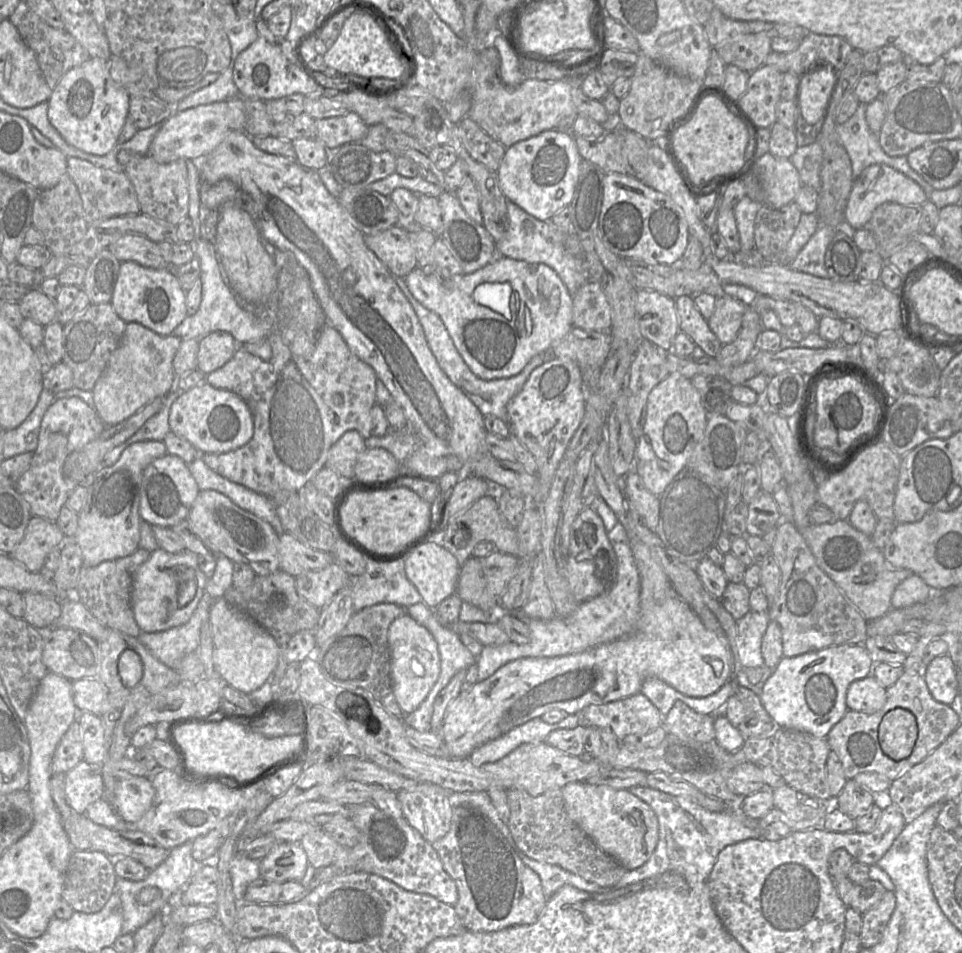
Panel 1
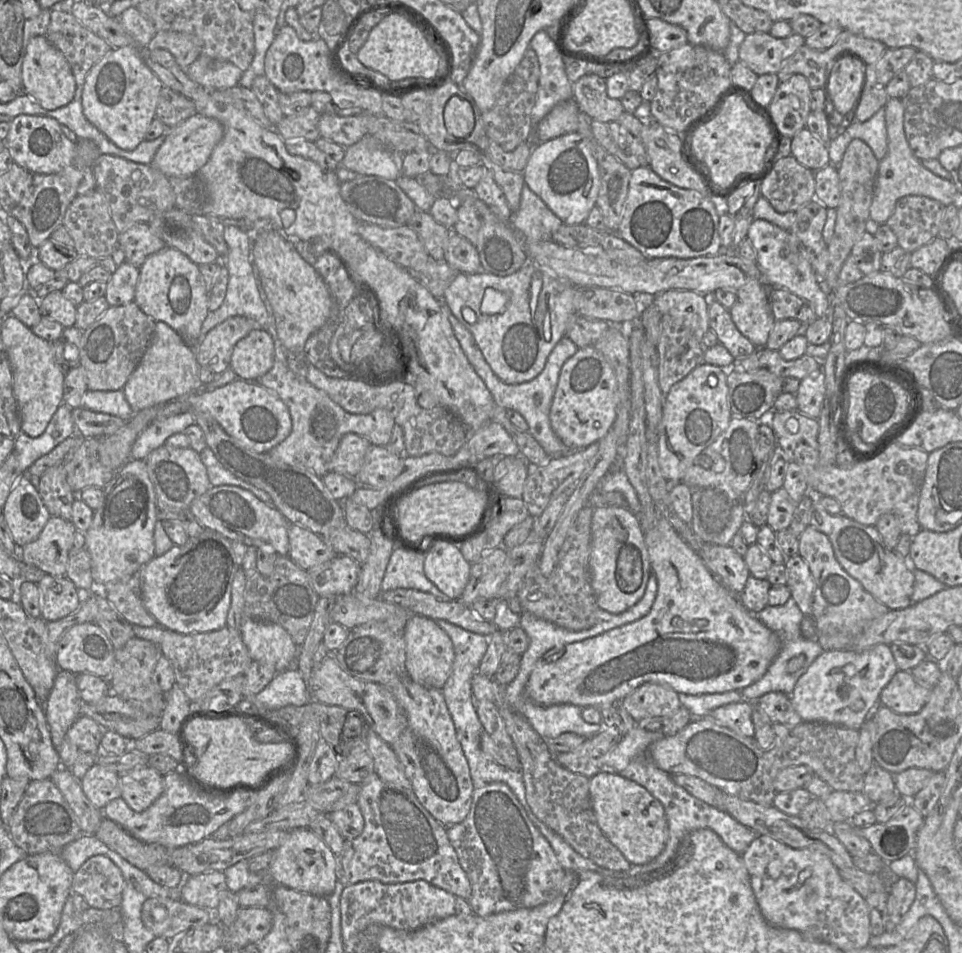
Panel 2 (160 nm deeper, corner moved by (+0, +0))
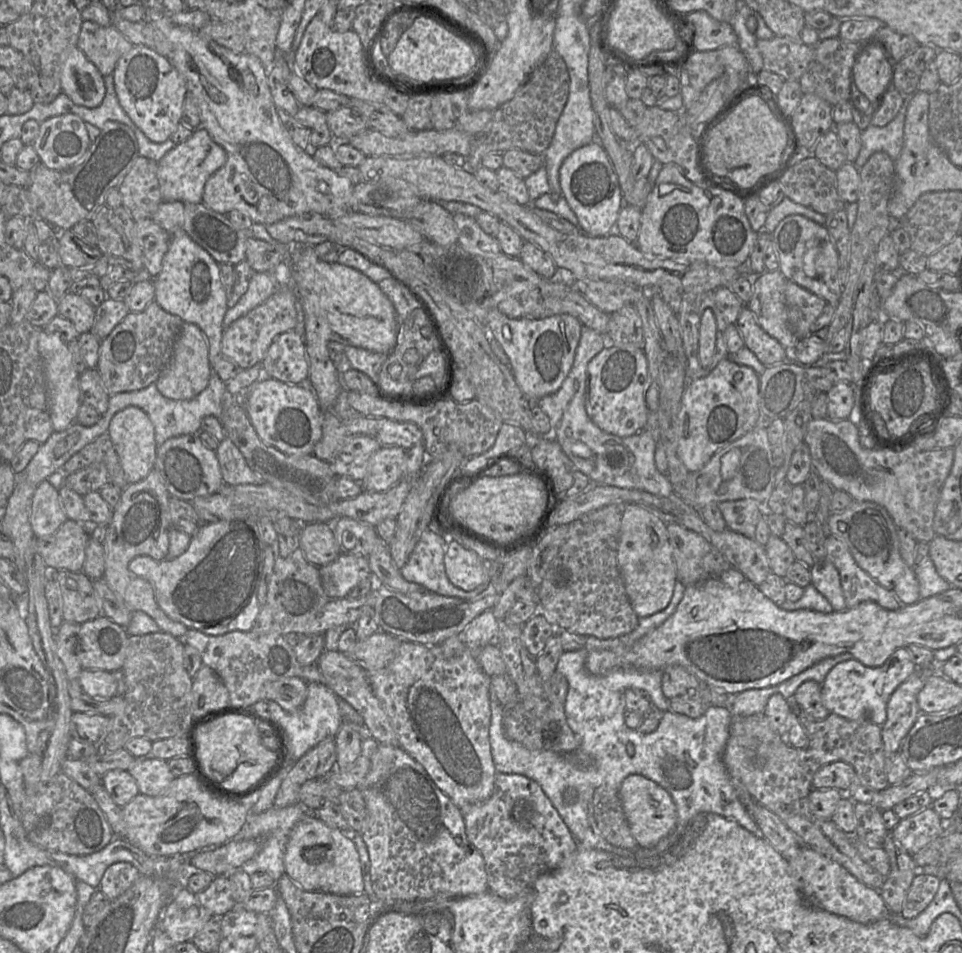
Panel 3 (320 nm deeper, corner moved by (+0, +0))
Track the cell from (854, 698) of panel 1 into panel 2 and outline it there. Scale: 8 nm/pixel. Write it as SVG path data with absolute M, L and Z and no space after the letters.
M898 671L880 694L879 704L900 714L915 714L928 702L930 687L919 685L910 671Z

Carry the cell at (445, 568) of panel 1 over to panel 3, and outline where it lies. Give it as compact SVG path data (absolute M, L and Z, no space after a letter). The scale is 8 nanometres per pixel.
M448 540L444 565L450 582L464 591L475 590L489 579L488 564L456 541Z

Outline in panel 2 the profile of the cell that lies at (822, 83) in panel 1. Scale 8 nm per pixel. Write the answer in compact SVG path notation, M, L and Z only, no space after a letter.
M846 54L834 63L825 87L828 99L840 114L847 115L858 106L866 76L866 64Z

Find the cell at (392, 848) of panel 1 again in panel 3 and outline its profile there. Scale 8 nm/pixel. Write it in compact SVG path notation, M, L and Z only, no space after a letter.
M380 744L372 755L365 778L357 787L365 800L367 817L361 834L369 854L365 891L383 905L415 899L452 899L488 890L483 856L469 842L461 809L432 781L425 768L399 745Z

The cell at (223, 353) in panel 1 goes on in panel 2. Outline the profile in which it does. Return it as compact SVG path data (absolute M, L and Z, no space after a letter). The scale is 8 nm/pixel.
M265 329L252 330L235 345L230 369L240 379L256 381L272 368L279 347Z

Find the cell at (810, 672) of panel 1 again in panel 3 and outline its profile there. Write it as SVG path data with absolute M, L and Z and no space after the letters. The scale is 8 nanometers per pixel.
M906 648L897 649L878 667L865 666L855 659L848 659L836 664L824 678L821 683L821 700L831 714L882 725L887 718L887 702L891 694L917 670Z

